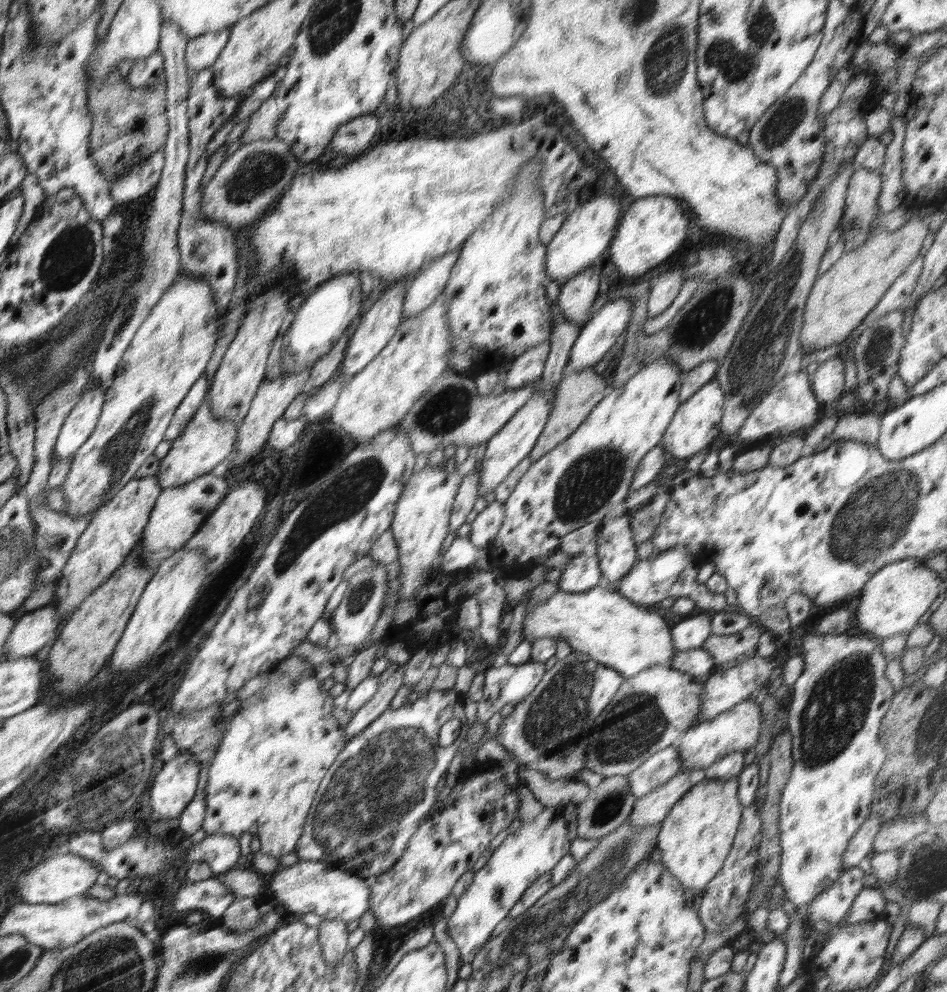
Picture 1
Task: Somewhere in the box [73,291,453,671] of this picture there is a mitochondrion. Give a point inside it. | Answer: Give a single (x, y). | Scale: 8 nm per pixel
(358, 484)

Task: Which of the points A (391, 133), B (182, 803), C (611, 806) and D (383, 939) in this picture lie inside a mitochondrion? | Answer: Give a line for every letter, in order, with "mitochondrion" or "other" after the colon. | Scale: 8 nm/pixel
A: other
B: other
C: mitochondrion
D: other

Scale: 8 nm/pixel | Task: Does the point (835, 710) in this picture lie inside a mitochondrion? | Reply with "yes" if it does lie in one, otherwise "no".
yes

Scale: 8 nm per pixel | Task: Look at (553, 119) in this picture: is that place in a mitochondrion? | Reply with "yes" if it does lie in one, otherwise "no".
no

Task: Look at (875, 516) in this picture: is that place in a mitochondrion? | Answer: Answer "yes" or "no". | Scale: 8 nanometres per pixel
yes

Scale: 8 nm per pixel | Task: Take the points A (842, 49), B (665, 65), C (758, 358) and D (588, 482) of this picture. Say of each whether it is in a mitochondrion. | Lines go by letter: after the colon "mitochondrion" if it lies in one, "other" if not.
A: other
B: mitochondrion
C: mitochondrion
D: mitochondrion

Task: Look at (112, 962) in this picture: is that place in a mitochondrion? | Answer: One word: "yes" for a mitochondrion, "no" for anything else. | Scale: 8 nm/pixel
yes

